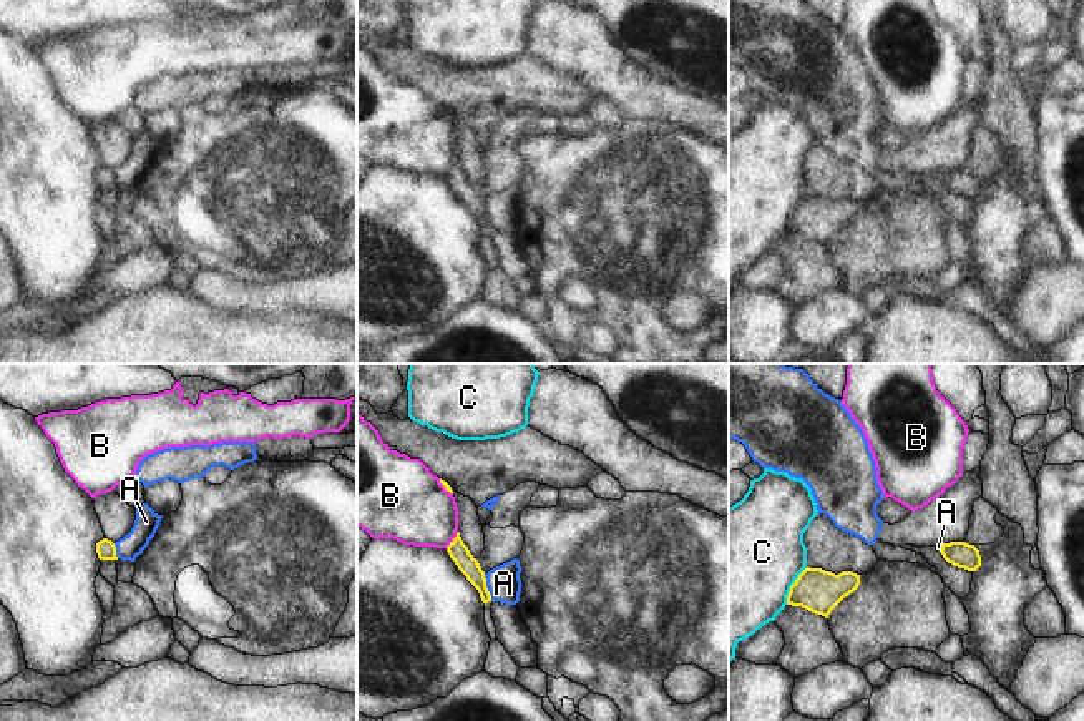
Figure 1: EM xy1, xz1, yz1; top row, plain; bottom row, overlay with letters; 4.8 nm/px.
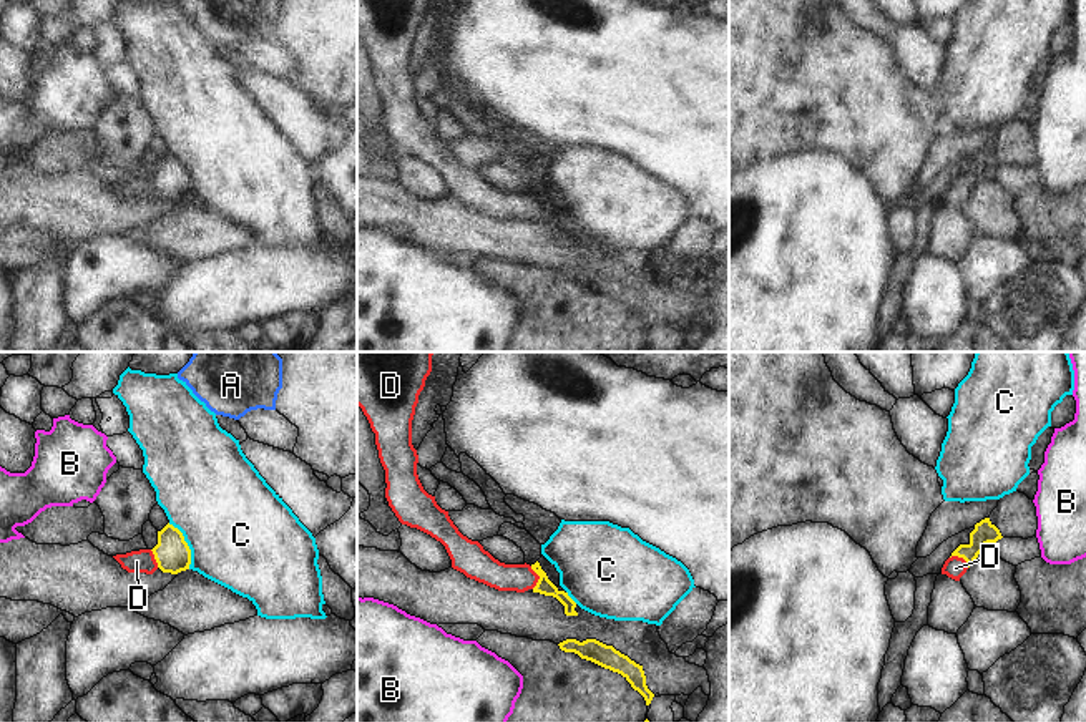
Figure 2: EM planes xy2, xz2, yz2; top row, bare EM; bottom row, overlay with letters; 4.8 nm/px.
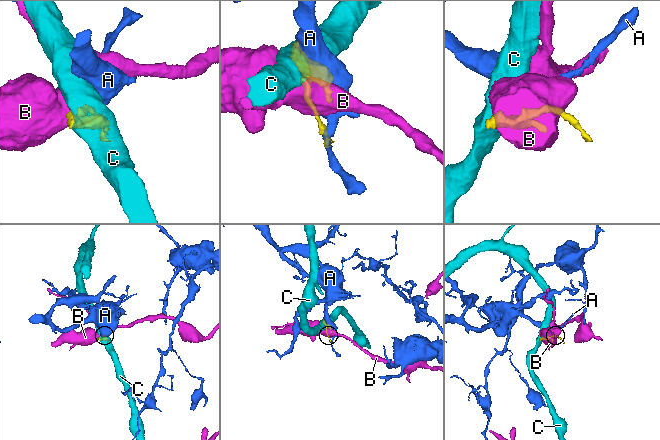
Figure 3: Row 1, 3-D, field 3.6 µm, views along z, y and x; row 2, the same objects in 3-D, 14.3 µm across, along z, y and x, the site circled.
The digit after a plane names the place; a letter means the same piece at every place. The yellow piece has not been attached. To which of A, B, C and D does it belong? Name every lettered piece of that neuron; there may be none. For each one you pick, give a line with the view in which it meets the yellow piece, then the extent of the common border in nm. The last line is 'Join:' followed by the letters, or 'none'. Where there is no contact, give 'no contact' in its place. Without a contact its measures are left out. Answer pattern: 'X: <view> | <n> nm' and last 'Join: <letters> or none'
D: xz2 | 110 nm
Join: D

